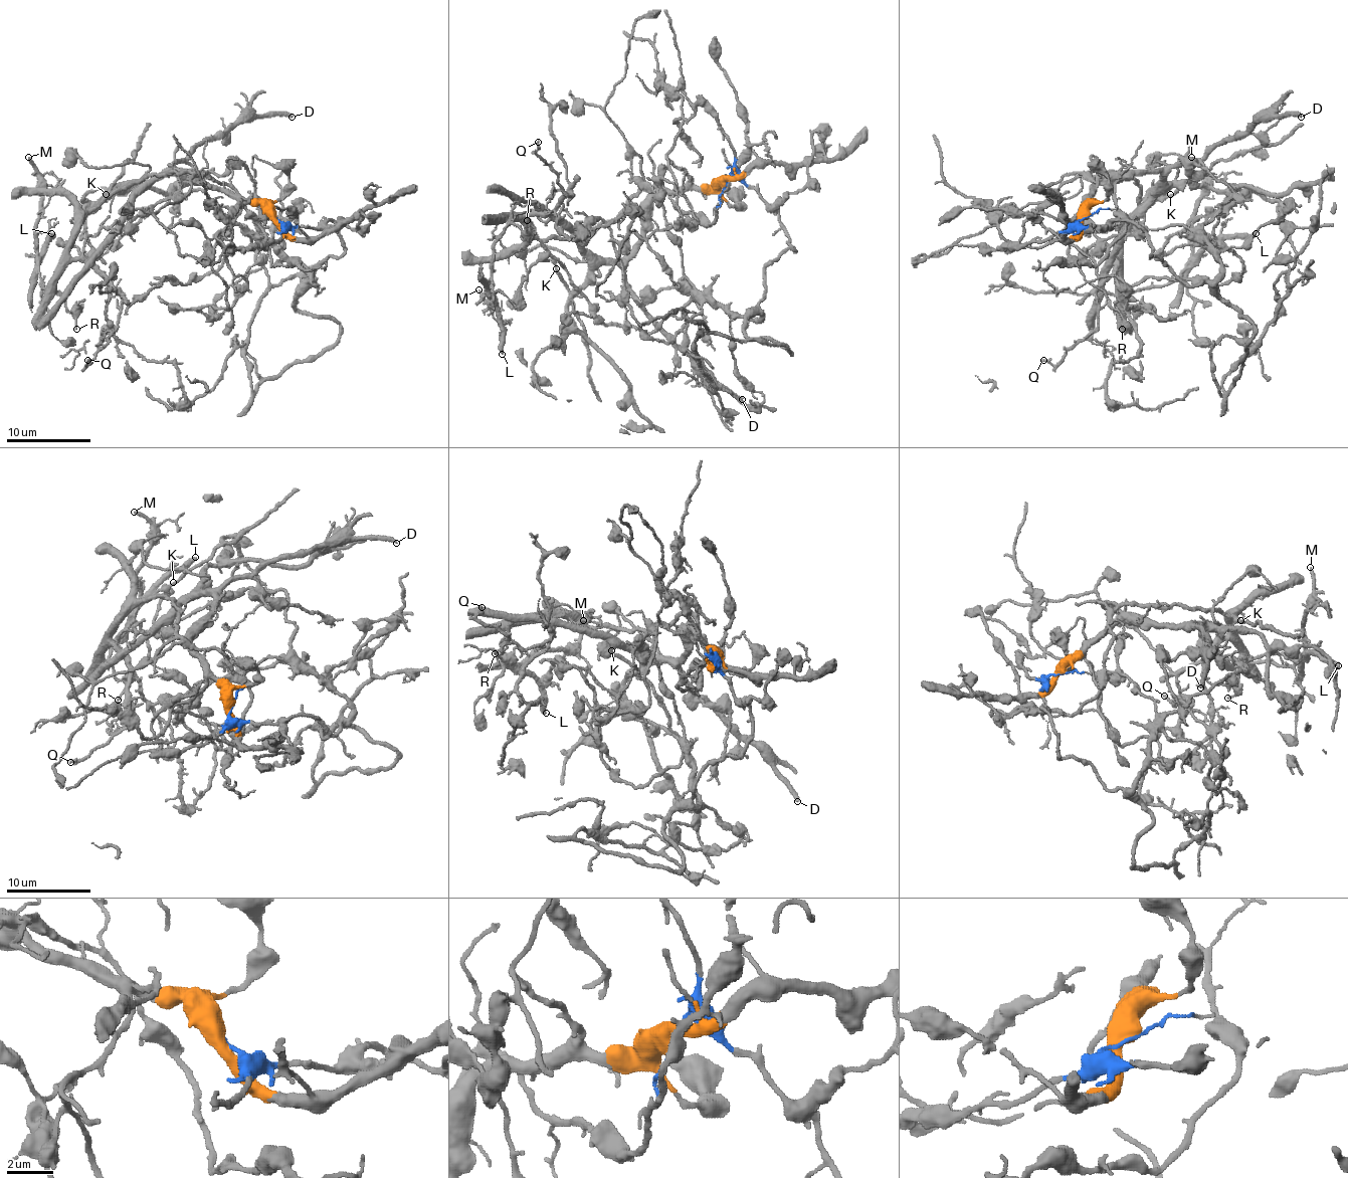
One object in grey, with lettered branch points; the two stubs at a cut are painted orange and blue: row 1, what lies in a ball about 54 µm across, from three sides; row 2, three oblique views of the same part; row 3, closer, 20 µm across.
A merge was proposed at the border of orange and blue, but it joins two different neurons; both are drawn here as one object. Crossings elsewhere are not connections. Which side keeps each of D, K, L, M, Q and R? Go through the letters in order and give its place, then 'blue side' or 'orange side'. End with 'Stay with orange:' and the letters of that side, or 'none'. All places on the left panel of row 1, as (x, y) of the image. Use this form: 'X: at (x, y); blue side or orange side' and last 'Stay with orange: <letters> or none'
D: at (292, 117); orange side
K: at (106, 194); orange side
L: at (51, 233); orange side
M: at (28, 157); orange side
Q: at (87, 360); orange side
R: at (76, 329); orange side
Stay with orange: D, K, L, M, Q, R

